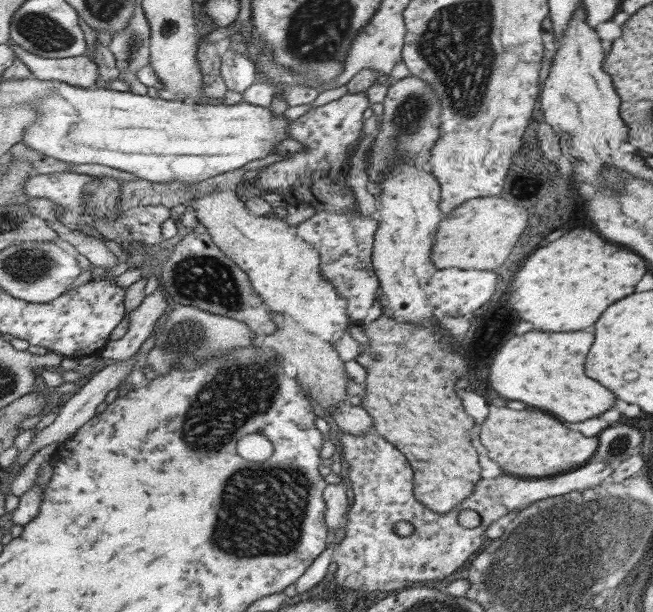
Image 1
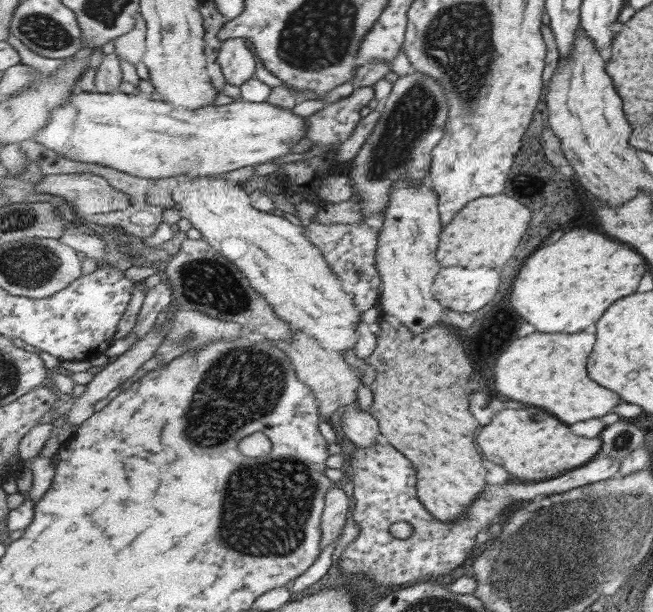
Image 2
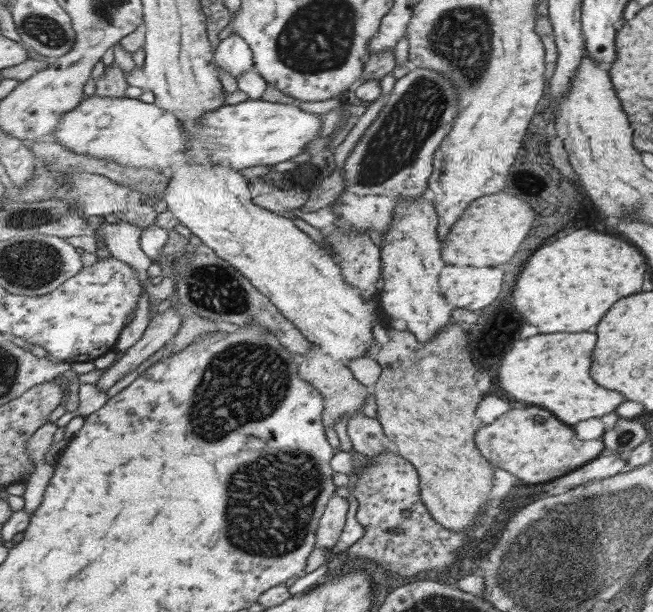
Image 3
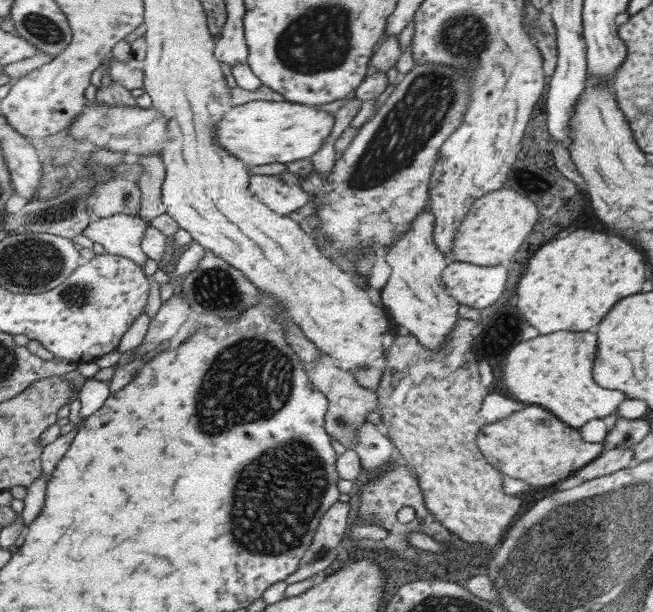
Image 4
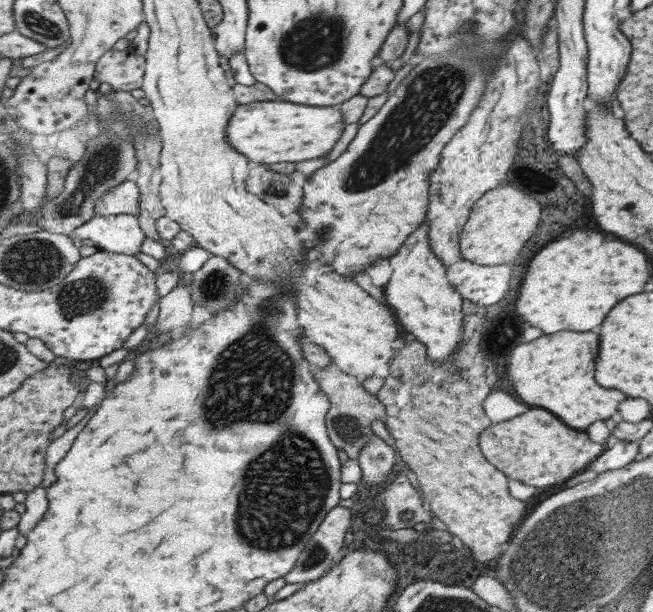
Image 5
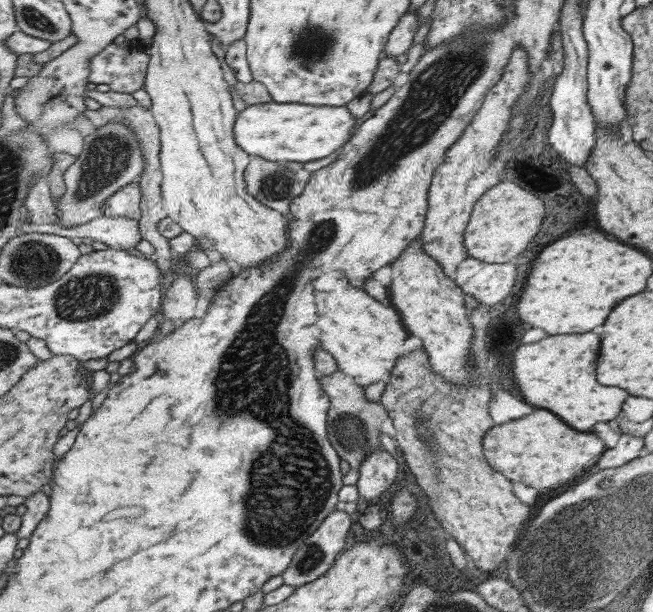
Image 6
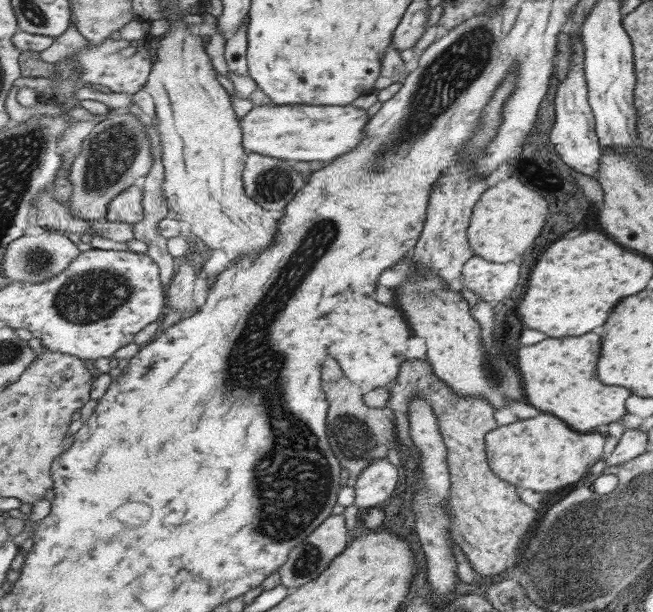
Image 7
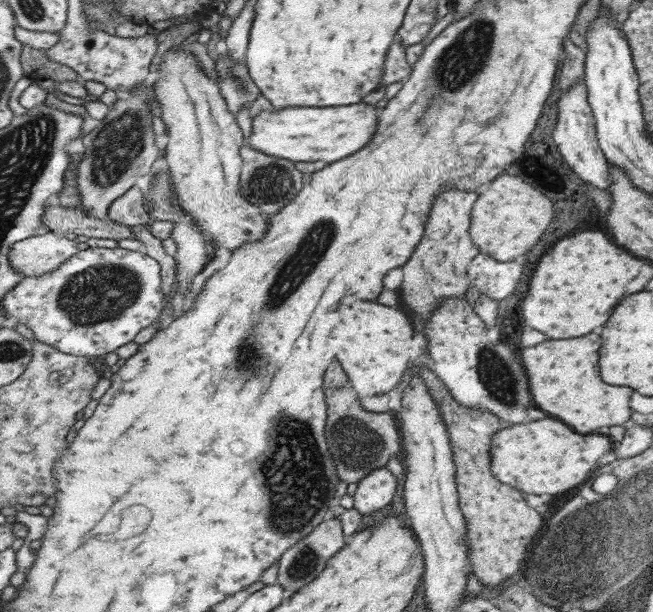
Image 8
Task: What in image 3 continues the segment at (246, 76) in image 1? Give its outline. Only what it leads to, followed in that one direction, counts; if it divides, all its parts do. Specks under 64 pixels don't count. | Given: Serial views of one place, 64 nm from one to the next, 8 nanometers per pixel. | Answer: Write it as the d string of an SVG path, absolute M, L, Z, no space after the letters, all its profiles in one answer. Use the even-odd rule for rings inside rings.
M237 34L229 36L217 46L215 62L225 72L229 72L235 80L239 80L249 70L255 72L255 64L257 64L255 52L251 50L251 46L247 44L247 40L243 40L243 36L237 36Z

